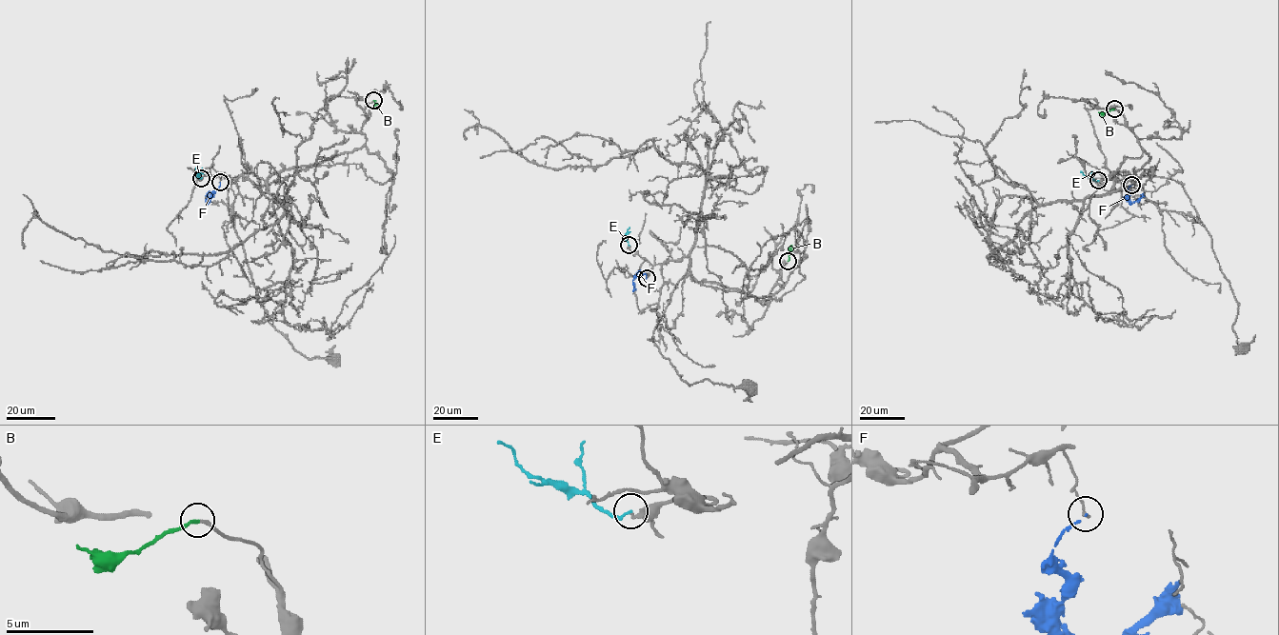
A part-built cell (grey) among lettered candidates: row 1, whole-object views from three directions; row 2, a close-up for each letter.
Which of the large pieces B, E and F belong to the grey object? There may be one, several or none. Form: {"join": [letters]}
{"join": ["B"]}

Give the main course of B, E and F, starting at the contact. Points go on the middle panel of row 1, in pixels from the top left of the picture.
B: (788, 261), (791, 245)
E: (629, 245), (626, 235), (629, 228)
F: (647, 278), (645, 274), (634, 278), (635, 290)

